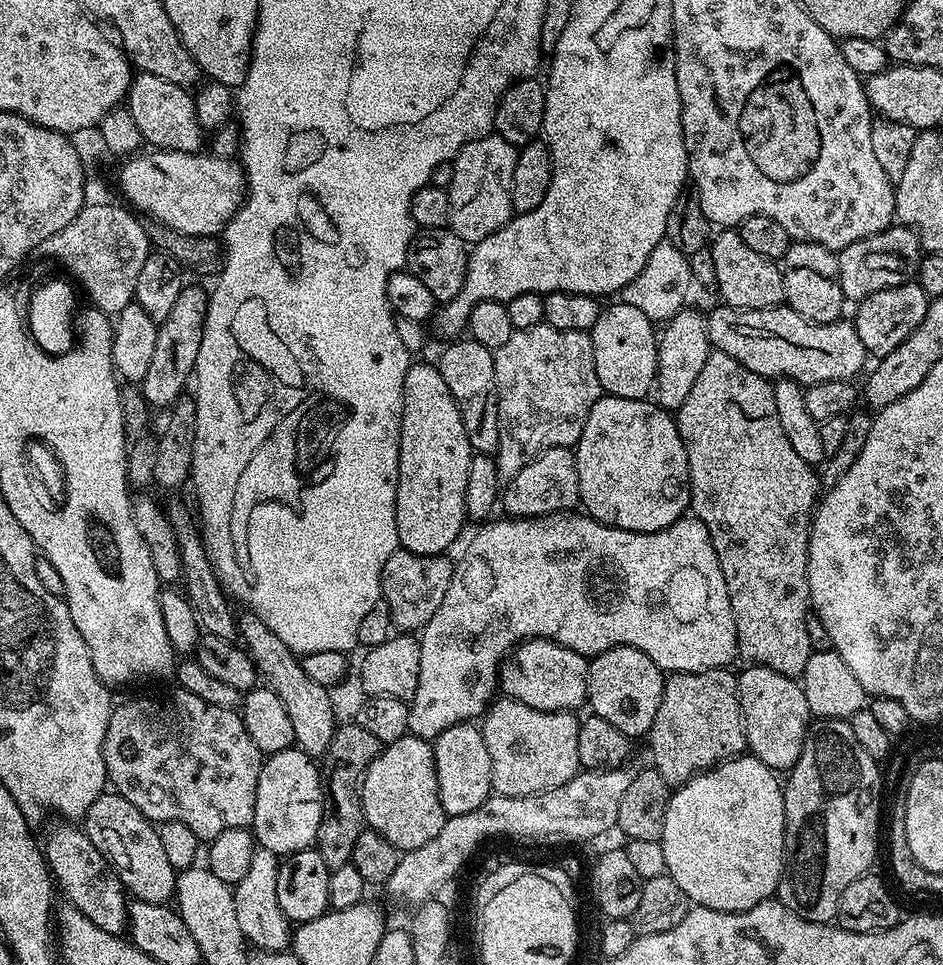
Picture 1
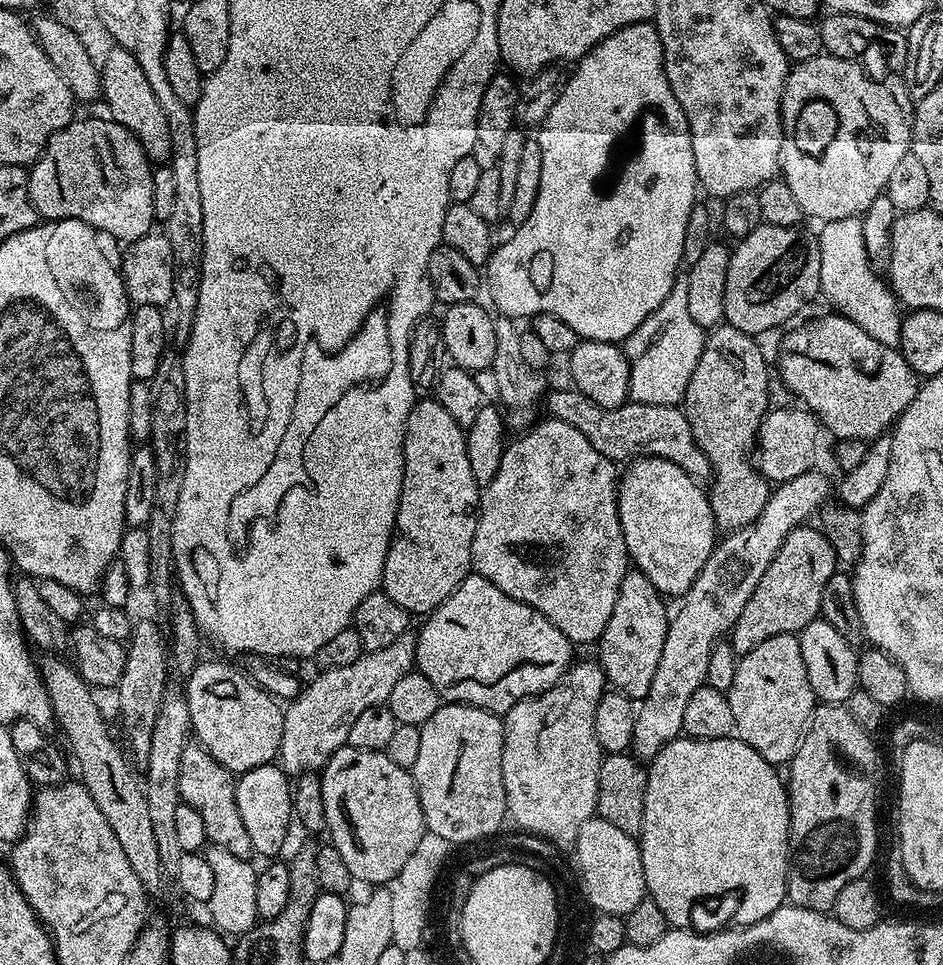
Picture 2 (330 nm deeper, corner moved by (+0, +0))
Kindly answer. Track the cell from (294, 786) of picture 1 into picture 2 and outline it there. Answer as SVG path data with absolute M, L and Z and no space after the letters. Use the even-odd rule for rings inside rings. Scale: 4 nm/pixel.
M279 763L263 764L254 770L243 773L236 782L236 801L238 814L242 814L242 823L250 833L252 851L257 857L276 858L288 840L288 827L293 827L294 813L292 798L294 795L290 777Z

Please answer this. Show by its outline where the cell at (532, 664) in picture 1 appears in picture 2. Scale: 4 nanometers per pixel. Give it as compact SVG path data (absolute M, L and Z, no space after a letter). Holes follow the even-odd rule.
M470 574L456 587L456 592L446 598L418 628L416 637L415 667L438 690L441 701L454 704L470 704L485 708L488 712L509 712L519 700L541 696L546 690L559 684L565 672L574 663L572 641L538 610L510 598L494 582Z

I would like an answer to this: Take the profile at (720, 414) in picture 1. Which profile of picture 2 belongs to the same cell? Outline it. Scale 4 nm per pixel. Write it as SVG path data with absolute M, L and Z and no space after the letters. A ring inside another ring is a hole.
M727 322L711 329L704 341L702 358L698 358L694 374L690 374L690 386L686 386L686 394L682 401L684 413L690 422L690 430L694 434L694 442L698 442L702 454L712 467L710 499L716 526L720 530L735 530L753 524L762 514L770 495L769 481L754 467L756 436L760 432L760 424L770 411L768 364L764 361L764 352L756 340L759 339L753 333L738 330Z

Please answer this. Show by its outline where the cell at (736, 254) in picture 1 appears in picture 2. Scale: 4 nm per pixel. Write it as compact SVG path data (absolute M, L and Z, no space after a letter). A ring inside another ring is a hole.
M777 224L760 225L750 234L739 237L731 249L730 266L726 270L726 294L724 295L724 320L738 330L761 334L787 322L796 316L815 296L821 295L819 274L821 273L821 255L819 242L811 232L803 232L803 227L778 226Z

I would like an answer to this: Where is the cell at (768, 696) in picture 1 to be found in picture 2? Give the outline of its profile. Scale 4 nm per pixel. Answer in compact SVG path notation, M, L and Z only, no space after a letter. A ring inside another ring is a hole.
M795 635L766 638L762 646L754 646L750 654L739 657L734 670L734 682L728 687L726 695L734 714L735 735L738 739L746 742L746 746L758 750L758 754L762 754L762 758L766 758L766 762L774 766L791 765L800 741L804 739L812 711L818 707L810 678L806 678L806 662L802 662L799 639Z

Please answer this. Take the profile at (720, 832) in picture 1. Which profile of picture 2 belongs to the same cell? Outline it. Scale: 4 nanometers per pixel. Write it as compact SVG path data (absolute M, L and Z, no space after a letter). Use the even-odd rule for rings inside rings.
M677 738L671 740L658 755L653 756L648 768L648 785L644 799L644 825L638 837L642 870L644 871L644 886L647 895L662 910L669 925L676 930L688 930L693 927L696 903L699 900L708 900L712 908L732 908L731 923L736 926L756 924L766 919L774 910L778 910L784 903L788 894L788 862L790 849L788 847L788 790L785 781L777 769L758 750L746 746L738 738L725 738L723 740L697 740L695 738Z

